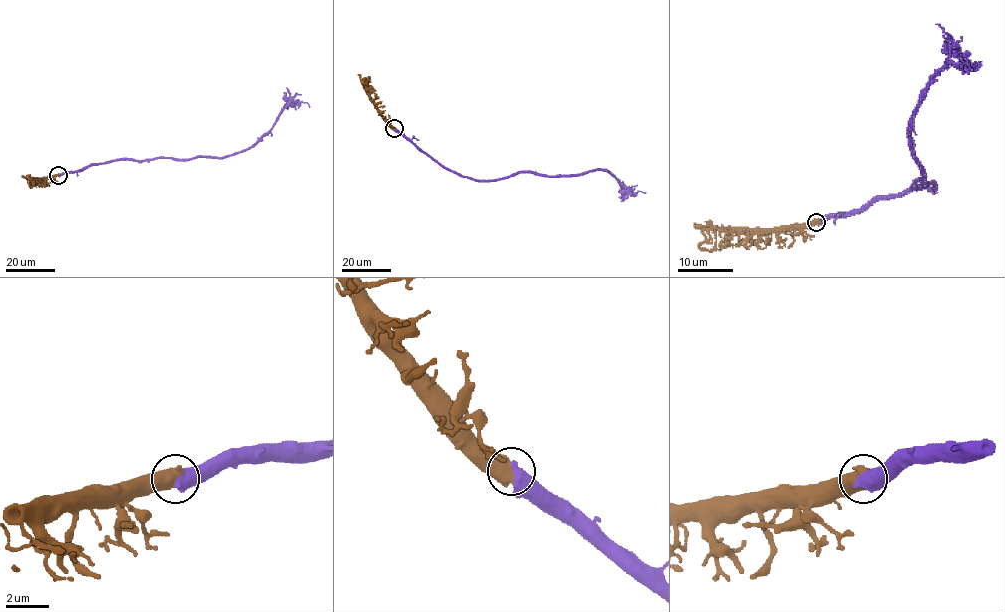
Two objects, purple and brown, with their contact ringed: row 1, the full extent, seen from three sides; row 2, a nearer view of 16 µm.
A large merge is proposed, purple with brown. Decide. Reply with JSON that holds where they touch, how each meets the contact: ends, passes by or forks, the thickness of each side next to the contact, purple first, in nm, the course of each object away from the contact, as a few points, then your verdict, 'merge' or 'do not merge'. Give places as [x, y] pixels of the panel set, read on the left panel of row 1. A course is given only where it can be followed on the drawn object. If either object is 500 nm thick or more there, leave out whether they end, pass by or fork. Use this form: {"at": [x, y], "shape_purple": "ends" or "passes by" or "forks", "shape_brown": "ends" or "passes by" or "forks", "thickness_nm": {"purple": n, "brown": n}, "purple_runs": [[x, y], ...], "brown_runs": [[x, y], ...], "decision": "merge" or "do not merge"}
{"at": [58, 175], "thickness_nm": {"purple": 650, "brown": 800}, "purple_runs": [[58, 175], [111, 161], [224, 157], [251, 148], [288, 105], [306, 102], [309, 107]], "brown_runs": [[58, 175], [28, 178], [31, 187]], "decision": "merge"}

